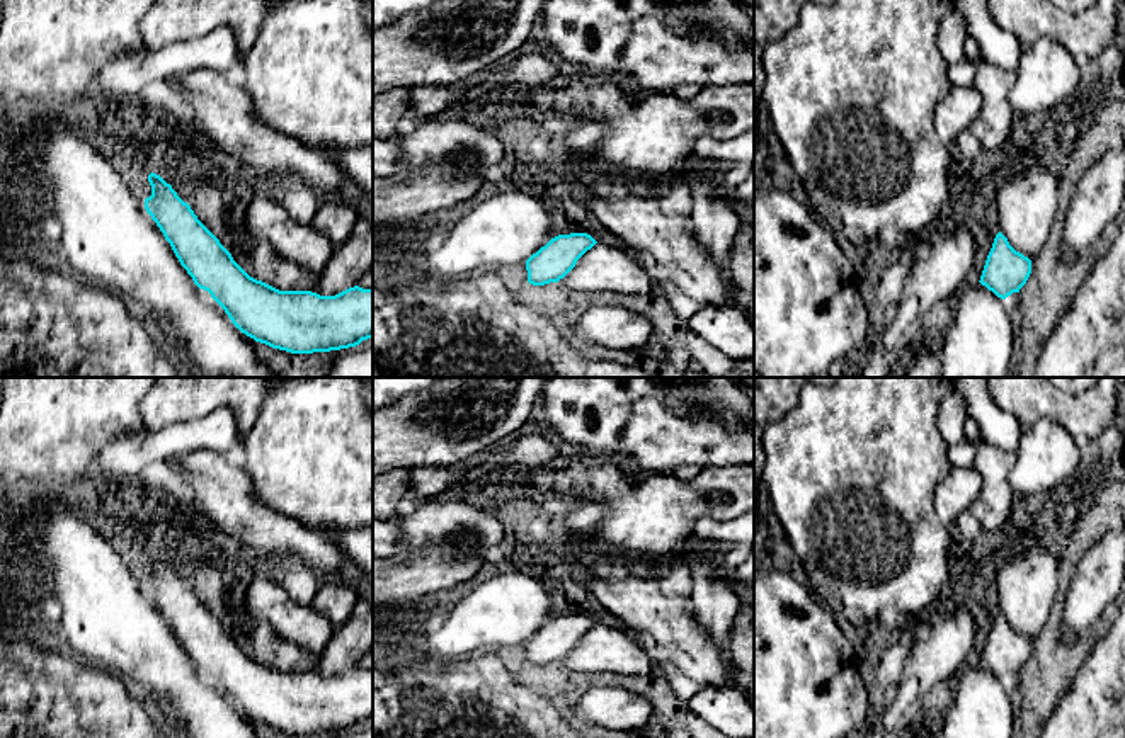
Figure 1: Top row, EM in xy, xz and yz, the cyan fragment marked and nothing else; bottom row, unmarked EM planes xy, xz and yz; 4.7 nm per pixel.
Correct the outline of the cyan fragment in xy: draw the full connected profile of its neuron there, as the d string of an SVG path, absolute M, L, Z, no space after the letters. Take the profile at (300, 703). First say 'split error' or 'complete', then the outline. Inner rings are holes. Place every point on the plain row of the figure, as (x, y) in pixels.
split error; M174 544L168 553L167 563L153 553L148 556L151 576L145 580L145 590L194 665L211 675L242 714L291 735L340 731L373 719L373 670L354 667L335 677L320 677L318 653L281 638L272 653L260 655L252 636L226 614L226 583L220 563L191 559Z

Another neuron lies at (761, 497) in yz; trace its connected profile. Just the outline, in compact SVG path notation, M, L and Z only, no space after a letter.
M754 423L754 559L759 556L769 539L766 517L771 510L771 498L768 493L768 485L762 478L762 469L762 427Z

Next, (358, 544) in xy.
M311 525L325 532L351 561L352 571L363 583L373 582L373 529L335 531Z

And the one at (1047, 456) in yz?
M1038 420L1023 430L1009 483L1030 503L1072 480L1081 461L1076 439L1059 423Z

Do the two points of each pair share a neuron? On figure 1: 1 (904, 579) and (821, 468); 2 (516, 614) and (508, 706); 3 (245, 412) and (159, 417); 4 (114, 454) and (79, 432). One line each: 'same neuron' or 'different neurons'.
1: same neuron
2: different neurons
3: same neuron
4: different neurons

